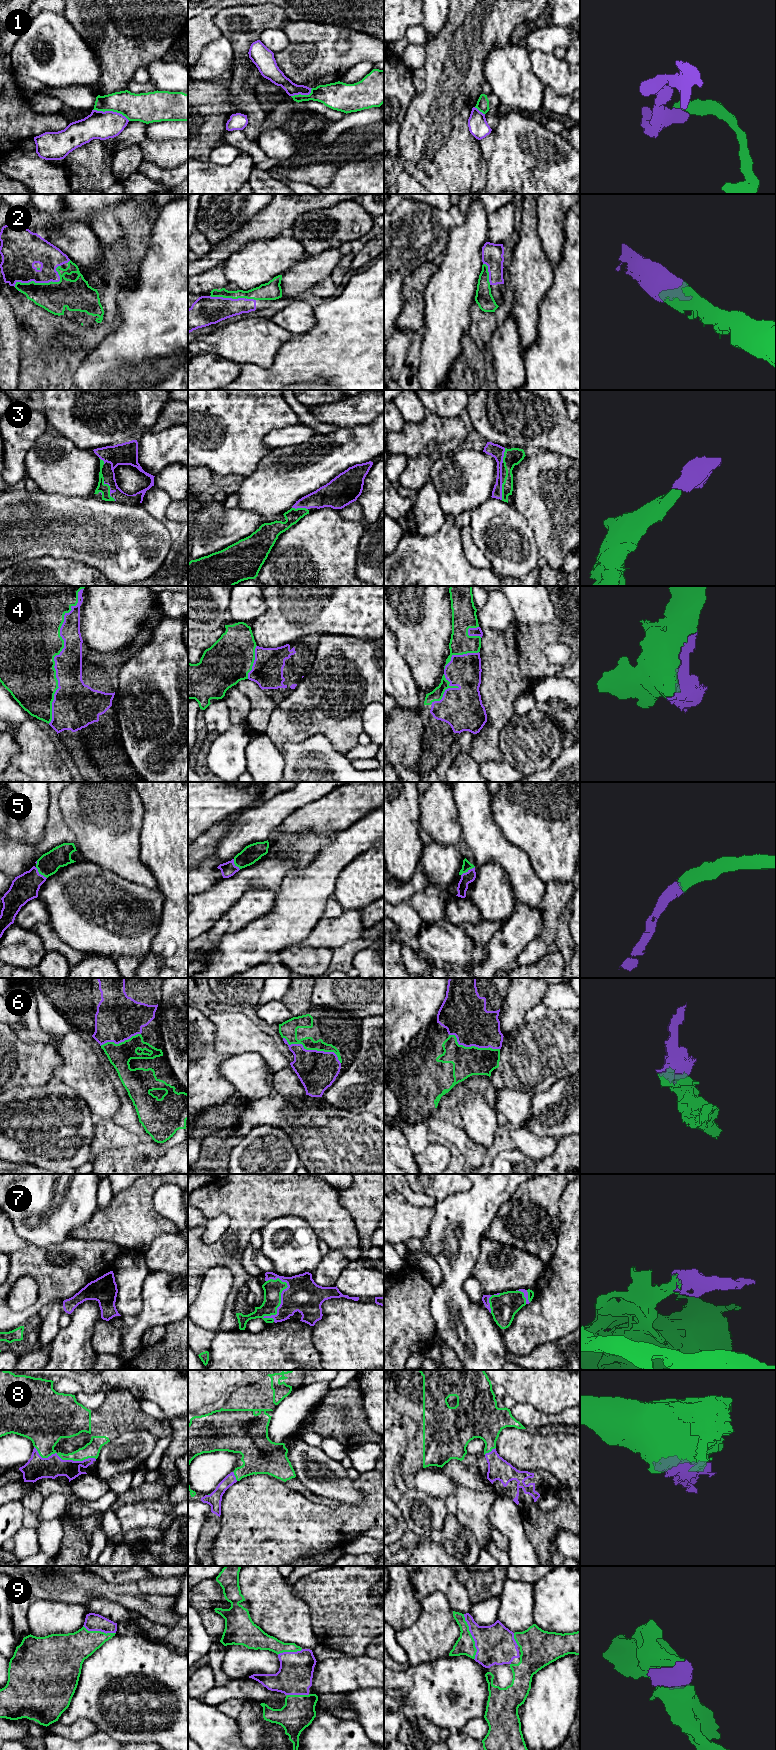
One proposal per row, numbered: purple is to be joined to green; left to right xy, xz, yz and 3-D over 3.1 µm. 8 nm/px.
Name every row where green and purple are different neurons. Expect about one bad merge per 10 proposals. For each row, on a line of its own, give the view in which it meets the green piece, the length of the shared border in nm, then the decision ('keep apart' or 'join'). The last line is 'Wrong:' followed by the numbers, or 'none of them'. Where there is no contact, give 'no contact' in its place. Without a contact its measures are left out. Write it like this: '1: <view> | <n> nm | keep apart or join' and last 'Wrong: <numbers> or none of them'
1: xy | 300 nm | keep apart
2: xy | 420 nm | join
3: yz | 140 nm | join
4: xy | 1100 nm | join
5: yz | 130 nm | join
6: xz | 500 nm | join
7: xz | 360 nm | join
8: xy | 500 nm | join
9: yz | 380 nm | join
Wrong: 1

